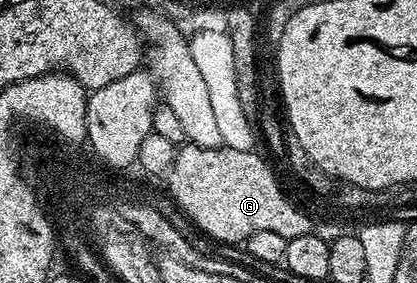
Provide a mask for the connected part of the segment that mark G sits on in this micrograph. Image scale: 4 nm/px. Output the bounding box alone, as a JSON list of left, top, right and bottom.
[167,143,314,246]

